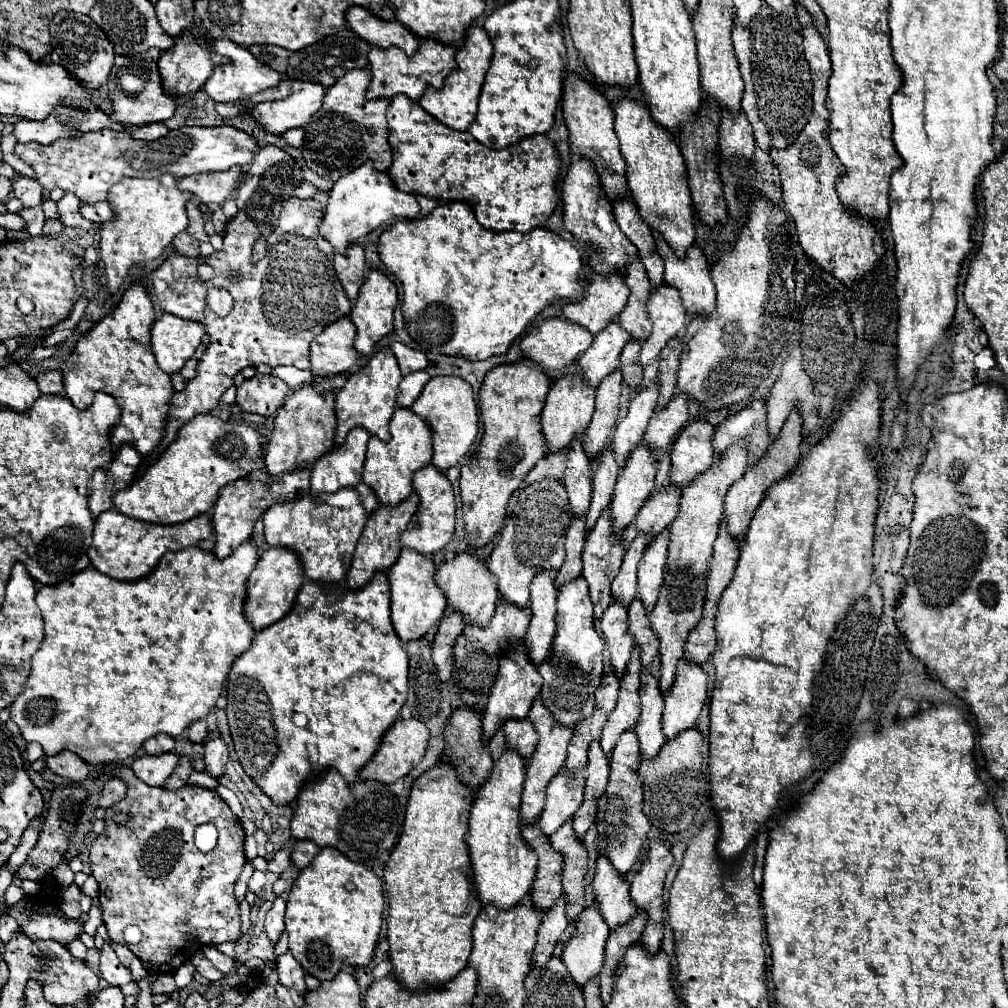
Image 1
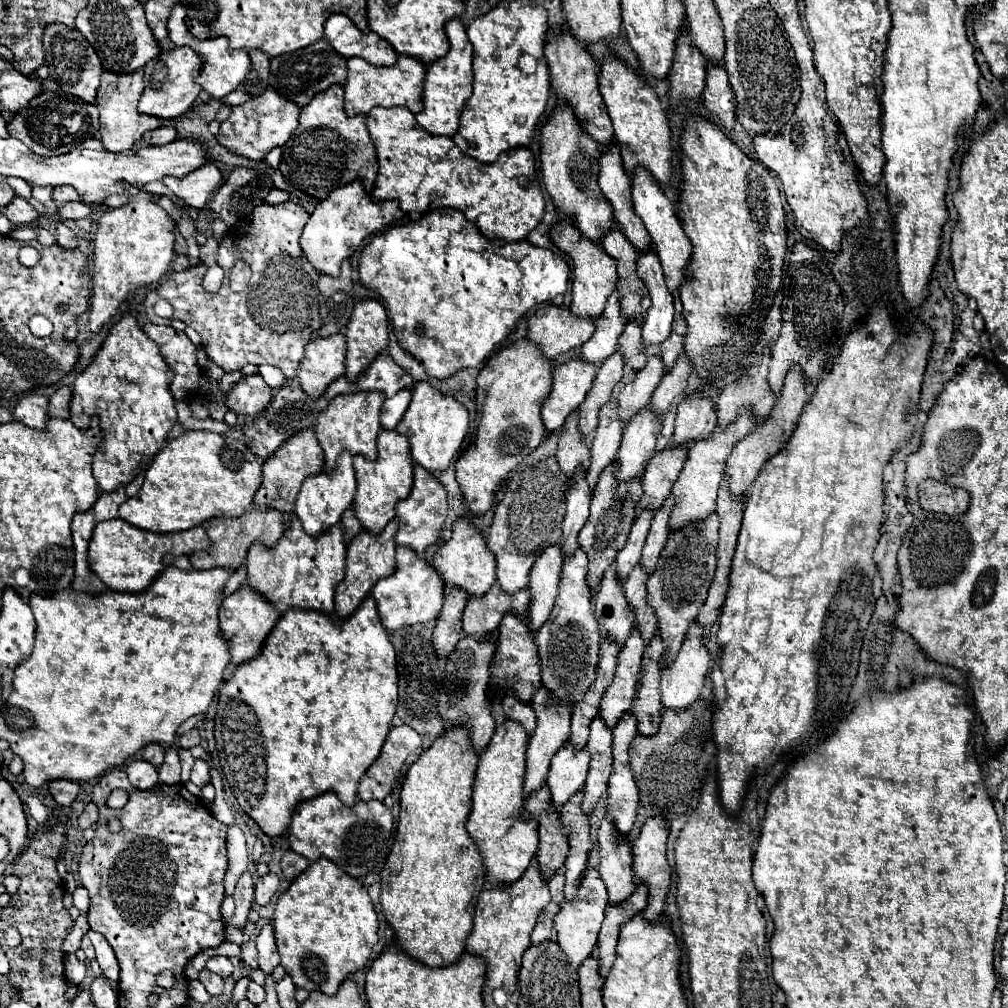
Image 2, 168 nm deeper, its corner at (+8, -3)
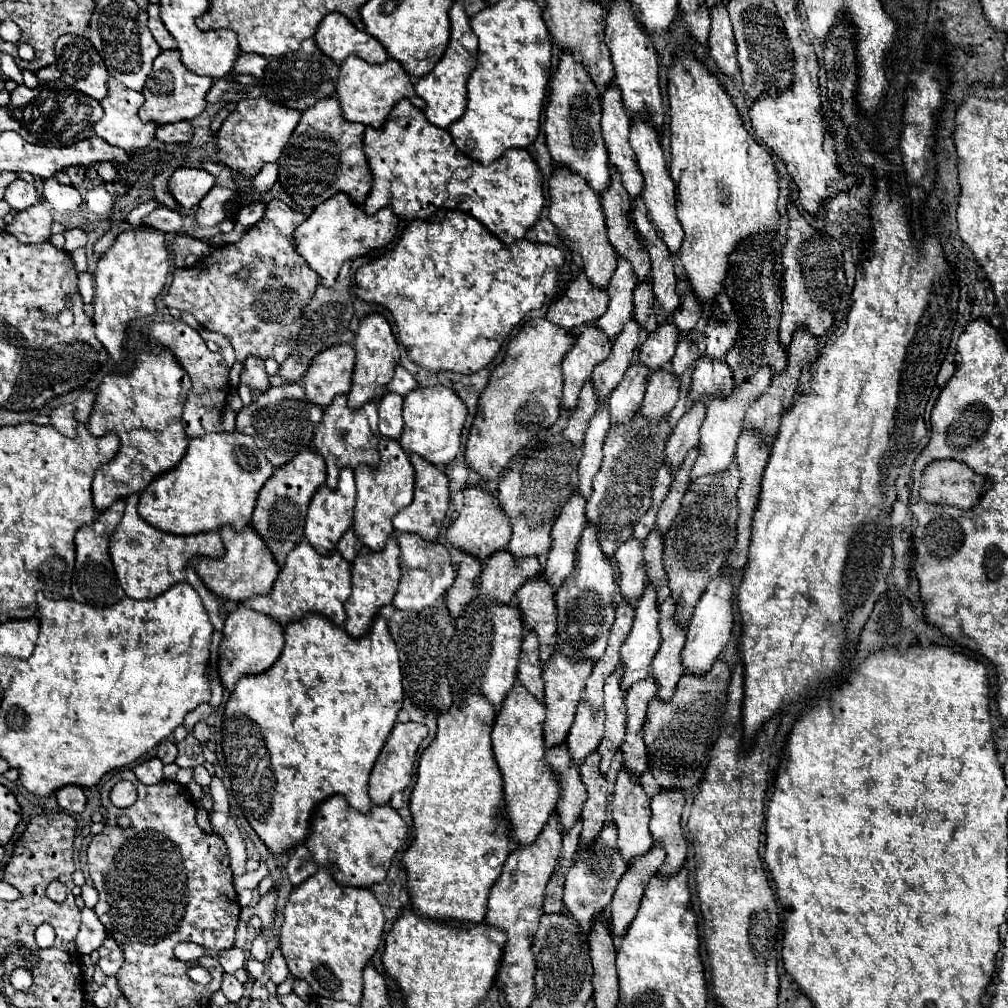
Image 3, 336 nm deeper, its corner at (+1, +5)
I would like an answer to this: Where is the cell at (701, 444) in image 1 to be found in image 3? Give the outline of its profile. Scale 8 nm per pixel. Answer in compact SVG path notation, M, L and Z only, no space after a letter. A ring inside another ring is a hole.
M707 355L699 357L693 369L693 383L689 391L689 399L695 403L703 395L725 395L735 385L733 371L727 361L711 359Z

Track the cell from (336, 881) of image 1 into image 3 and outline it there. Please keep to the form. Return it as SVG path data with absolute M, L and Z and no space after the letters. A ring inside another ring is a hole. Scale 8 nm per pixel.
M319 869L313 877L293 887L285 905L279 949L289 973L307 981L315 995L357 1005L363 997L361 973L381 943L383 927L383 909L369 889L341 889L329 877L329 869Z

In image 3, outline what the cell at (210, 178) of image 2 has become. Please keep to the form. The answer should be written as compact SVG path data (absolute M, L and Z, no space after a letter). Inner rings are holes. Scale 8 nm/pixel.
M181 167L169 179L169 193L181 207L191 209L199 205L199 201L209 193L213 185L215 185L215 177L205 169Z

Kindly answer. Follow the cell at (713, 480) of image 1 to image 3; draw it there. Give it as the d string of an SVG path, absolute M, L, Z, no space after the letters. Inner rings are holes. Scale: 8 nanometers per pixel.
M761 365L755 375L745 379L743 383L735 385L729 395L713 395L707 405L707 417L701 427L701 441L699 441L699 457L691 469L691 479L697 479L707 473L719 473L725 471L727 465L735 459L735 447L737 447L737 437L743 429L743 415L747 407L757 399L765 389L769 387L769 381L773 377L773 371L767 365Z

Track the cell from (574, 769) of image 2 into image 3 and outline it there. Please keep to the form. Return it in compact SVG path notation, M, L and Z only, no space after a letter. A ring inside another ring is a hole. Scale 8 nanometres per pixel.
M581 701L577 705L575 721L573 721L567 741L565 741L575 765L581 765L581 761L589 753L593 753L597 749L597 745L601 743L603 721L605 721L603 709L593 709L587 701Z

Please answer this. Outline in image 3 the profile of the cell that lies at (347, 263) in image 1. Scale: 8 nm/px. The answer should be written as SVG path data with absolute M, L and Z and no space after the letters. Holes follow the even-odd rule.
M345 263L339 271L337 283L329 289L325 289L323 285L317 287L313 301L307 305L307 313L303 313L303 321L301 321L301 333L299 333L299 341L295 343L295 347L291 349L287 361L283 361L279 365L279 375L285 383L299 383L301 377L307 373L313 357L321 351L325 351L331 345L339 345L343 333L347 333L349 321L353 317L353 293L351 293L351 275L349 275L349 263Z

